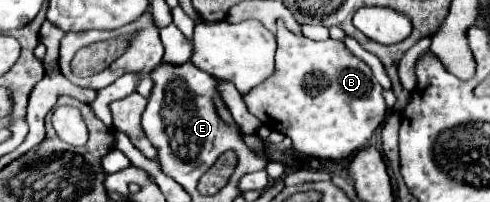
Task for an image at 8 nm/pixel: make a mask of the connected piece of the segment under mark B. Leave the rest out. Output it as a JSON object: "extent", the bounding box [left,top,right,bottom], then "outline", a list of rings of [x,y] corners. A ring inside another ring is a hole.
{"extent":[244,25,388,161],"outline":[[[284,25],[278,27],[276,39],[276,69],[266,81],[262,81],[258,87],[244,95],[248,111],[262,123],[270,125],[272,131],[280,131],[290,137],[294,151],[300,155],[334,161],[344,159],[354,151],[360,151],[374,135],[376,127],[386,119],[388,111],[382,97],[382,87],[376,83],[376,79],[372,79],[370,67],[358,57],[354,57],[342,41],[312,41],[304,35],[288,31]]]}

